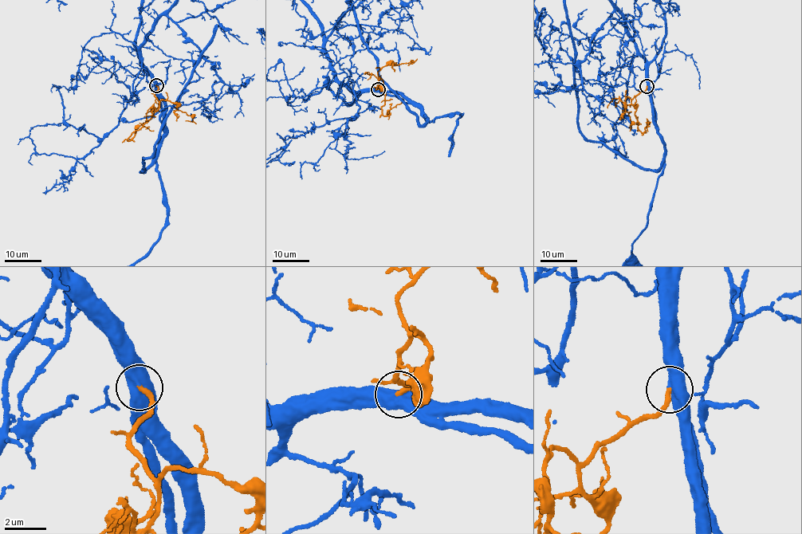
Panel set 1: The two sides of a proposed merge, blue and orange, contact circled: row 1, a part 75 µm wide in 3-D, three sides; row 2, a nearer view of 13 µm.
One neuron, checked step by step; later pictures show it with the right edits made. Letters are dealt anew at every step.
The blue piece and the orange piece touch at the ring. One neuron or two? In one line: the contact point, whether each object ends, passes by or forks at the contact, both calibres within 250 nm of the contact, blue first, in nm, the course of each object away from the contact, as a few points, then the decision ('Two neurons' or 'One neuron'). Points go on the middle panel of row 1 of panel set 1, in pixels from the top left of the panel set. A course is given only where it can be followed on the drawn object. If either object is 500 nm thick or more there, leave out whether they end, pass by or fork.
Place: (378, 89). Thickness 700 nm (blue) against 240 nm. Course of blue: (377, 88), (399, 94), (414, 102), (432, 122), (455, 113), (462, 116), (454, 129), (451, 157). Course of orange: (378, 89), (378, 84), (383, 83), (386, 95), (381, 109), (383, 115), (388, 115), (390, 109), (401, 102). One neuron

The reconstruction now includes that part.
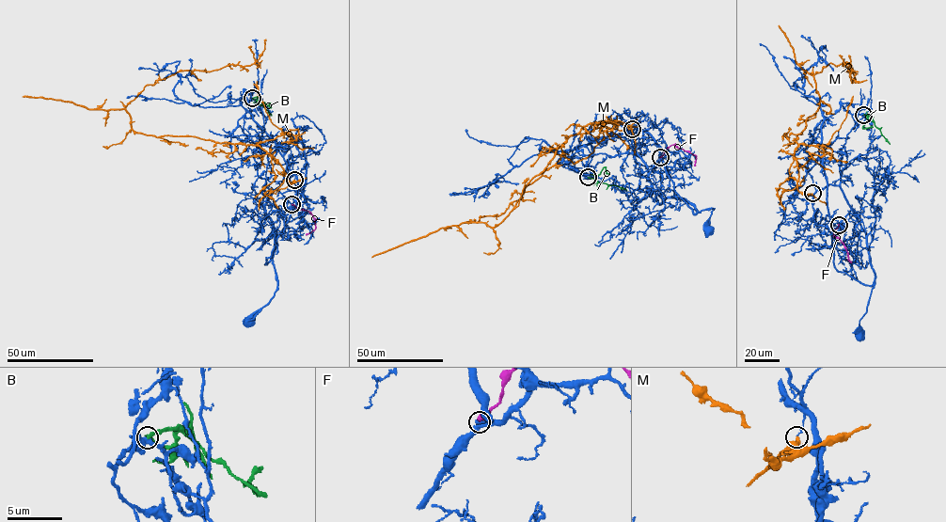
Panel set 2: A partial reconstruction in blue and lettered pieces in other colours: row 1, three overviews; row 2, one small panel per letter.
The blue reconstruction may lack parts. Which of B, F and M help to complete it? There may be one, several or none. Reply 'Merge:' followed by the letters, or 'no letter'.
Merge: no letter

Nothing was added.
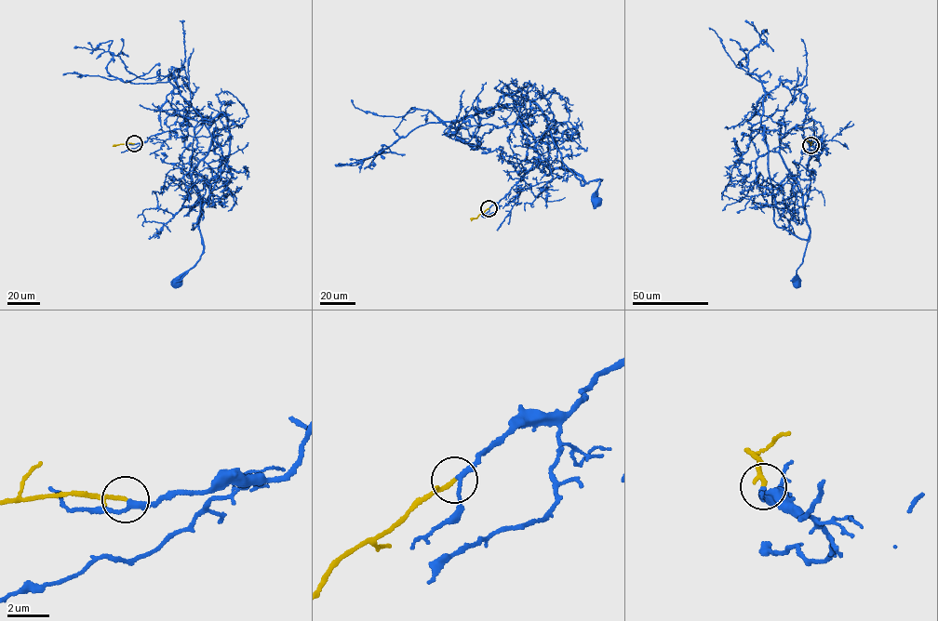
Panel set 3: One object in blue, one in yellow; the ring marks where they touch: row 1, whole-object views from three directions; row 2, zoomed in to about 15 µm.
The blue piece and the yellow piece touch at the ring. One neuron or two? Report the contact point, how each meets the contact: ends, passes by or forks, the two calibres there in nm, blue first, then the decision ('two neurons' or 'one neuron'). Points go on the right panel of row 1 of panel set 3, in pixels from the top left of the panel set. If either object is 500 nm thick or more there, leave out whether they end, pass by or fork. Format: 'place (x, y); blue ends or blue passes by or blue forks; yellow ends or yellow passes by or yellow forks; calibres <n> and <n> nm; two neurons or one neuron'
place (810, 145); blue passes by; yellow ends; calibres 200 and 190 nm; one neuron

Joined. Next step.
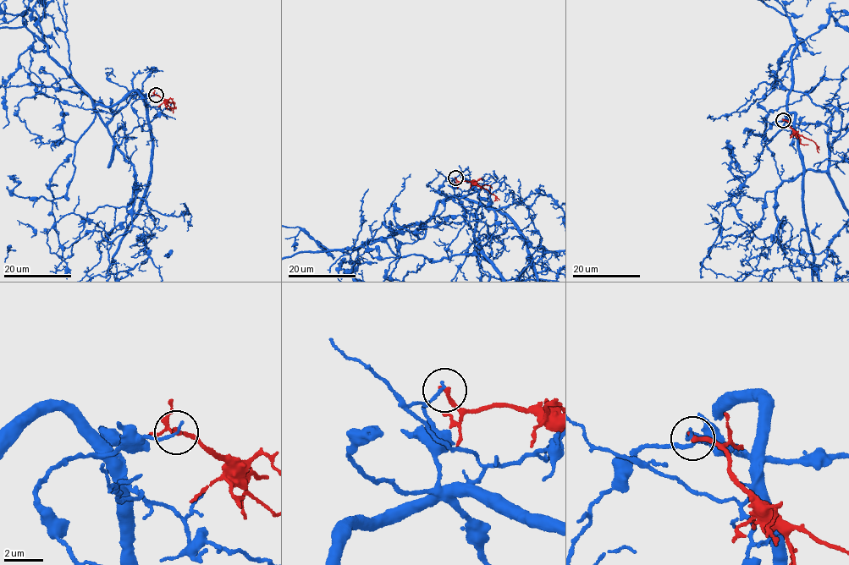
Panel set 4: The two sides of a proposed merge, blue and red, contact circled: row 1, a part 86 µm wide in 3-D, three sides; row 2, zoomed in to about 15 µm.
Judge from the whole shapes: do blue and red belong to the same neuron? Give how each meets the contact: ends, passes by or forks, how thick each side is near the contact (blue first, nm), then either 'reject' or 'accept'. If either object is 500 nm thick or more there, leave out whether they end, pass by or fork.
blue ends; red ends; calibres 140 and 240 nm; reject

